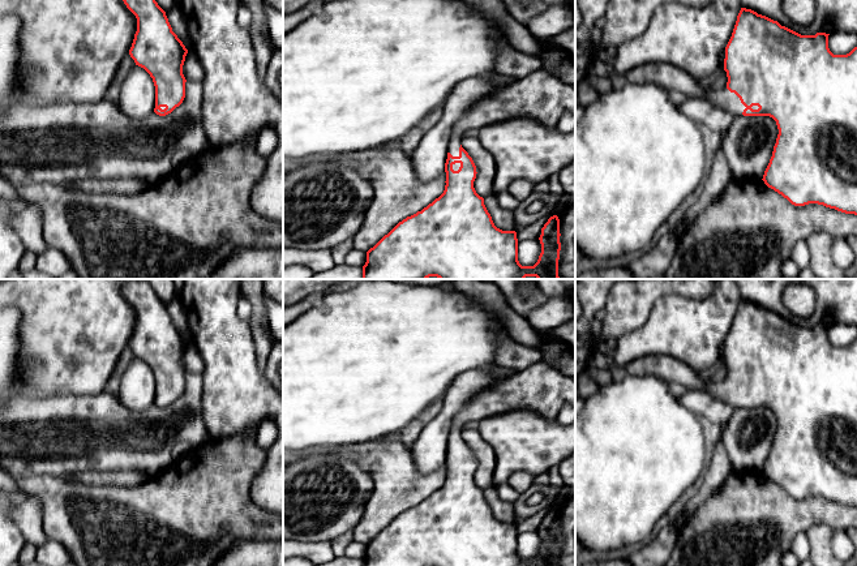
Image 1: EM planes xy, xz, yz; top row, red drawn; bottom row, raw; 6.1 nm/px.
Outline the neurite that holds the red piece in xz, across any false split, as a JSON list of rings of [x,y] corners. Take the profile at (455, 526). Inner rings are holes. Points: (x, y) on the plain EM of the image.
[[[541,360],[467,400],[447,438],[444,485],[370,540],[363,566],[558,566],[558,509],[541,520],[537,554],[522,558],[517,524],[494,518],[474,480],[476,458],[460,434],[466,423],[481,415],[532,410],[556,420],[564,406],[575,407],[575,377]]]

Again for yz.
[[[741,300],[737,313],[732,325],[732,329],[725,339],[724,363],[727,364],[728,374],[727,380],[719,383],[708,383],[703,381],[698,372],[693,370],[687,364],[668,356],[668,355],[648,355],[633,360],[625,369],[630,376],[654,376],[661,378],[668,383],[678,383],[687,390],[706,390],[714,398],[729,402],[738,408],[770,408],[776,413],[779,426],[774,438],[772,449],[764,463],[764,476],[781,486],[794,498],[805,498],[809,496],[823,497],[830,501],[845,506],[857,507],[857,339],[854,339],[847,347],[834,347],[828,340],[828,327],[826,325],[817,325],[815,327],[801,327],[785,318],[781,318],[777,313],[774,313],[766,308],[746,300]]]

